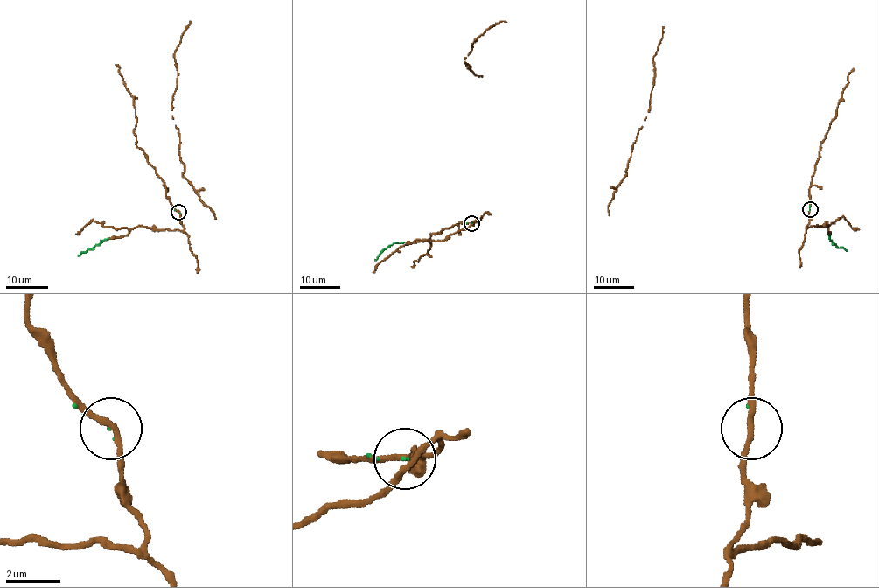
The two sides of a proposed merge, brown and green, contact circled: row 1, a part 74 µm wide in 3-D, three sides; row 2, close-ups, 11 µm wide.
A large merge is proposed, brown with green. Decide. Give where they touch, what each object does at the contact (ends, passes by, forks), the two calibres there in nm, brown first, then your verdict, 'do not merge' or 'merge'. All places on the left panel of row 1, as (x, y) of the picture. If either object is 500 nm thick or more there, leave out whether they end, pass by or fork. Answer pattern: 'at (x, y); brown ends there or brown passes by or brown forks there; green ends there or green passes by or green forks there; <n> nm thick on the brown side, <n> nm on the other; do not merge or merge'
at (178, 212); brown passes by; green ends there; 200 nm thick on the brown side, 60 nm on the other; merge

